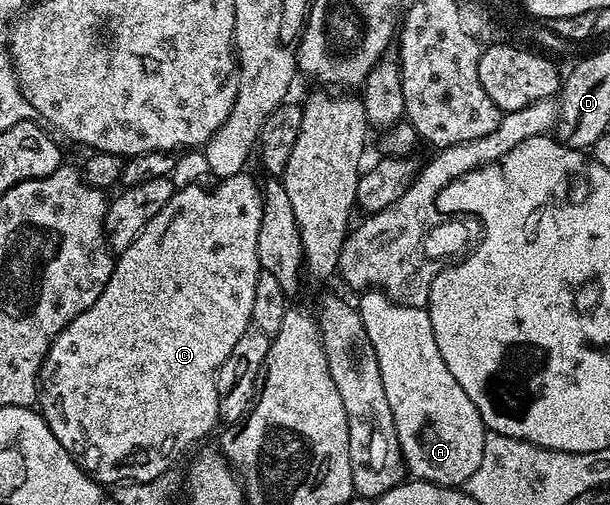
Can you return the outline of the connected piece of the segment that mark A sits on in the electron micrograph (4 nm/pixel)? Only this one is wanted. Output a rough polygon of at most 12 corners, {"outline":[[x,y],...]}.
{"outline":[[364,290],[357,310],[406,474],[462,488],[481,465],[477,405],[430,310]]}

